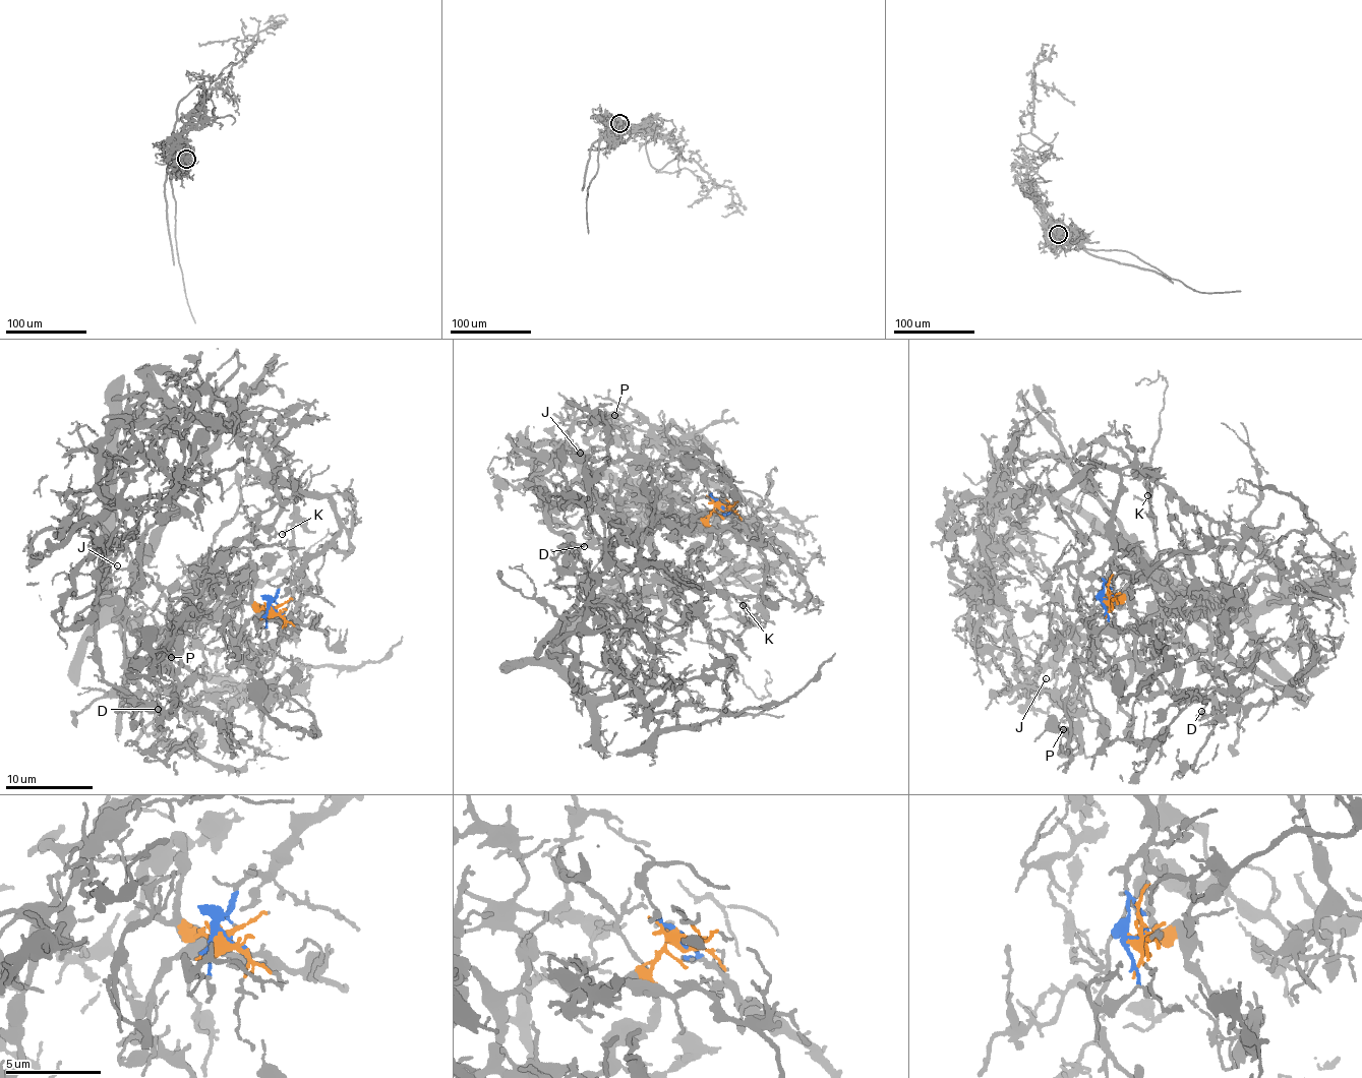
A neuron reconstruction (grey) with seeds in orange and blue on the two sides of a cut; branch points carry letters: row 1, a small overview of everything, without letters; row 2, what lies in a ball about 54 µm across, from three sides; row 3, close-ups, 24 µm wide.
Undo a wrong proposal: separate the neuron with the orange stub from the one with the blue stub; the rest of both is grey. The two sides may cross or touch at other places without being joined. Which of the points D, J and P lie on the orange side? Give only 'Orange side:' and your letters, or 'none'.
Orange side: D, J, P

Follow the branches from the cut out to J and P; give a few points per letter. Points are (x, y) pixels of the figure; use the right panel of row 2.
J: (1107, 600), (1112, 565), (1147, 574), (1188, 650), (1160, 649), (1111, 684), (1078, 663), (1064, 687), (1046, 678)
P: (1107, 600), (1117, 564), (1174, 596), (1172, 614), (1096, 638), (1071, 685), (1070, 734), (1064, 729)

